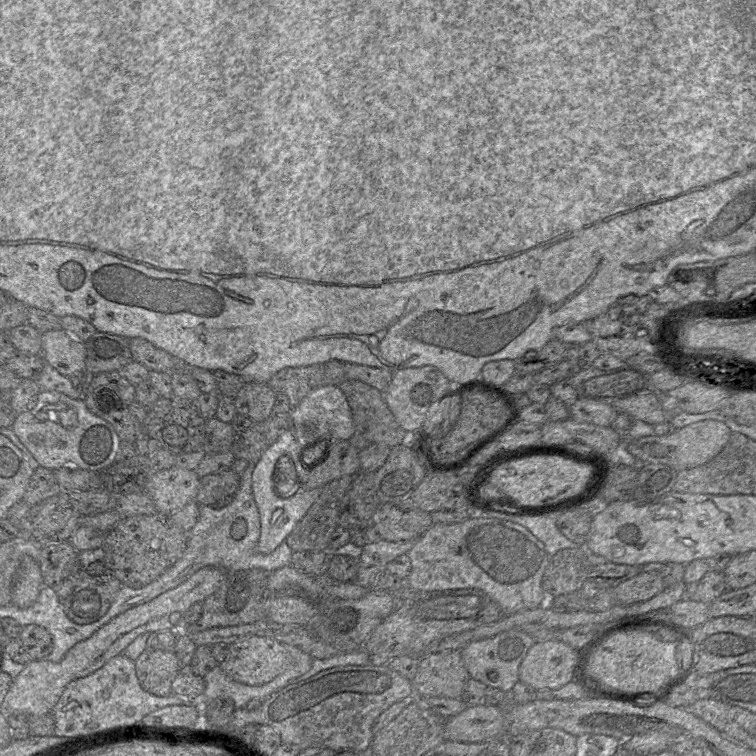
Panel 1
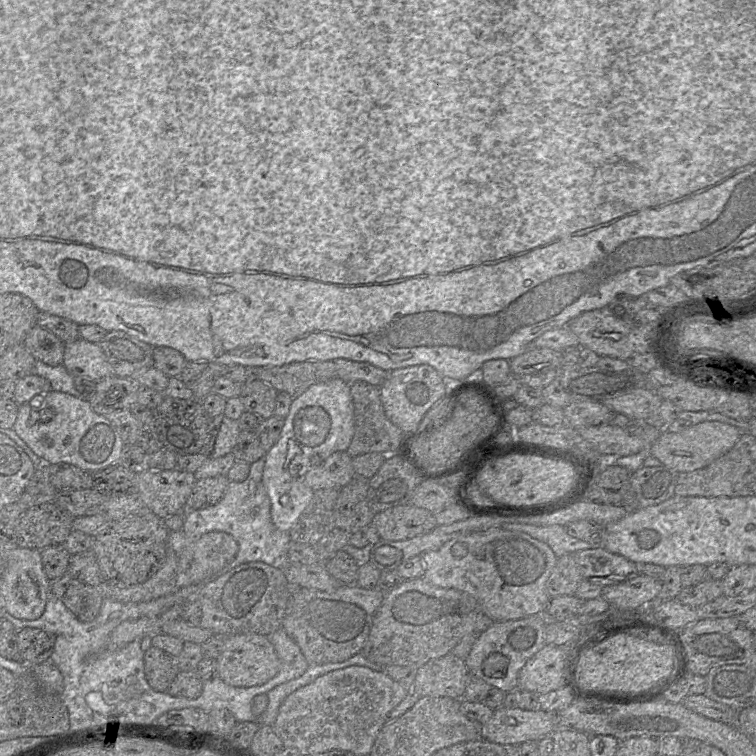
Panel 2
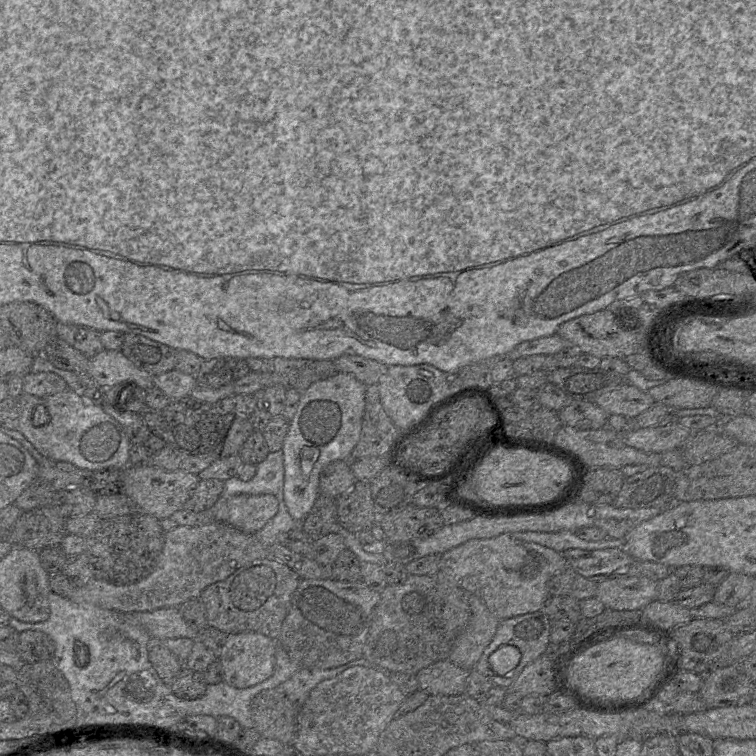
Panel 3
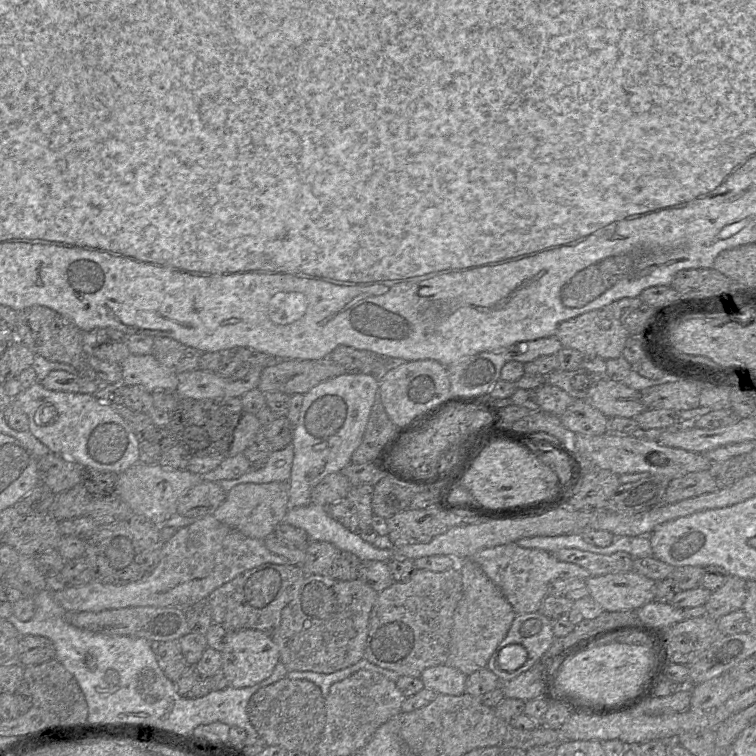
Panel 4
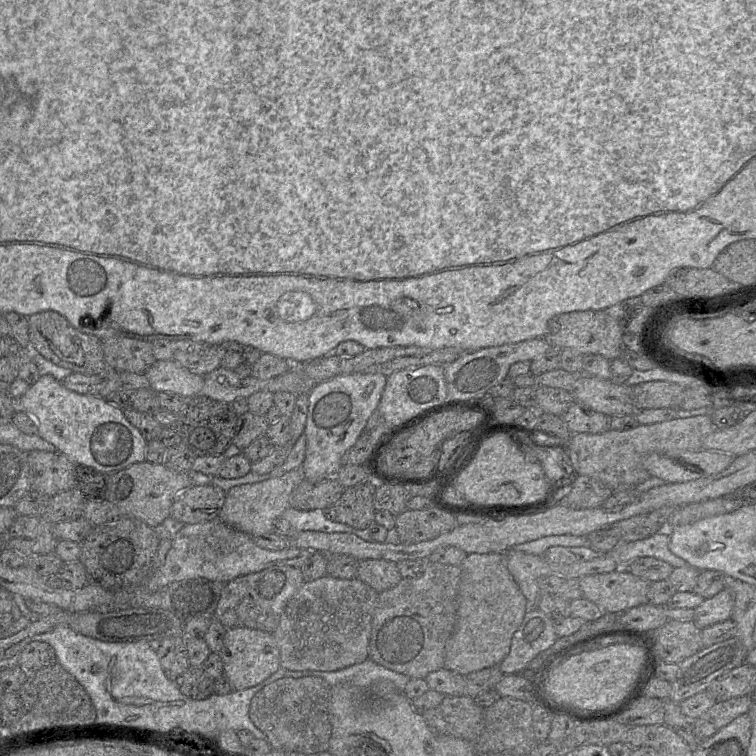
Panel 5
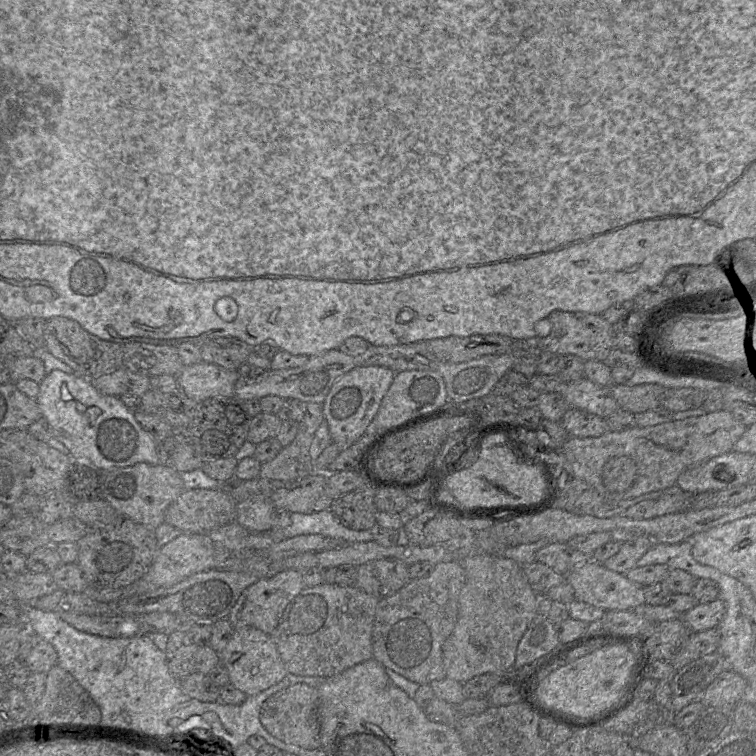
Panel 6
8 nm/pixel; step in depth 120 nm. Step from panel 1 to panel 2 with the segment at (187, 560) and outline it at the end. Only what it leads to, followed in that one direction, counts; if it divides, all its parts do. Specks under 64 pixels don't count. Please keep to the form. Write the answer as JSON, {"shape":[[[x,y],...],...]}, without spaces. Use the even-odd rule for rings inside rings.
{"shape":[[[264,458],[251,463],[249,475],[244,481],[230,481],[224,497],[217,504],[202,509],[184,509],[181,512],[184,519],[182,531],[189,538],[200,538],[206,533],[219,531],[228,533],[236,539],[239,550],[232,562],[227,566],[227,571],[251,562],[281,566],[282,560],[286,557],[291,539],[289,531],[279,530],[272,522],[271,503],[262,480],[264,463]]]}

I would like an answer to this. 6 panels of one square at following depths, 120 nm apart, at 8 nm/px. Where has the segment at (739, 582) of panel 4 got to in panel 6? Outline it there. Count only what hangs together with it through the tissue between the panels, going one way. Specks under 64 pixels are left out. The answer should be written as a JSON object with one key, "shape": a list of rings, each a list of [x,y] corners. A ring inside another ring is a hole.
{"shape":[[[721,598],[708,603],[698,603],[692,609],[682,613],[682,620],[691,632],[708,630],[718,626],[726,611]]]}

